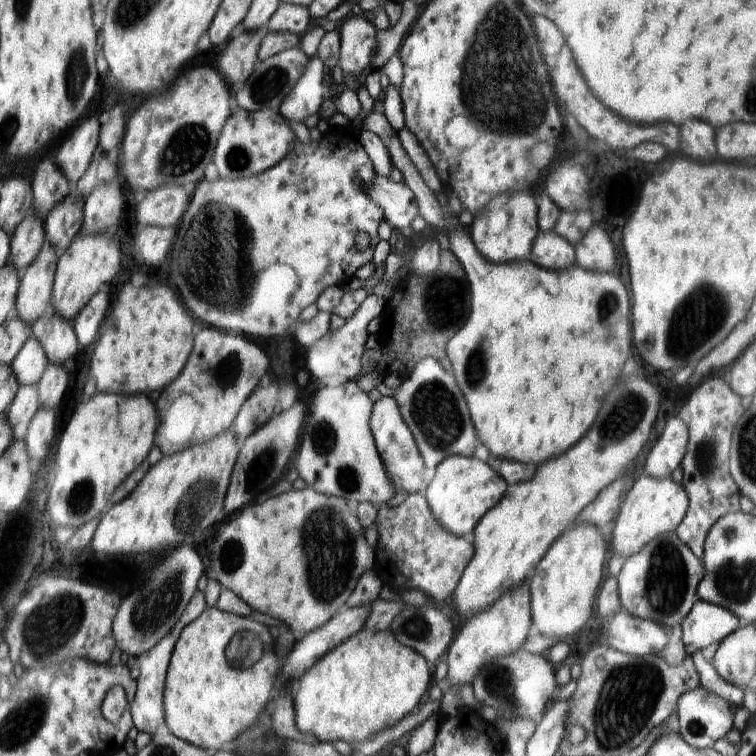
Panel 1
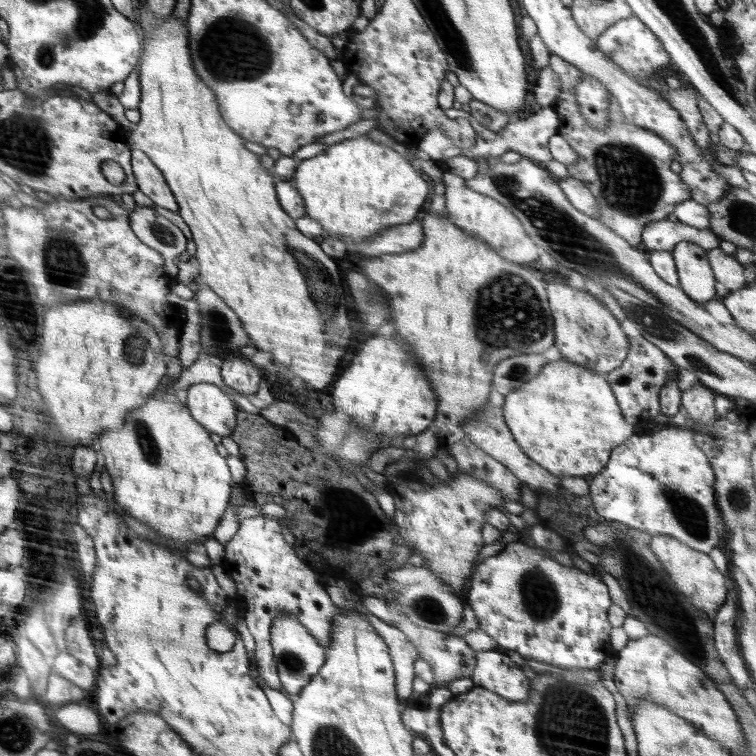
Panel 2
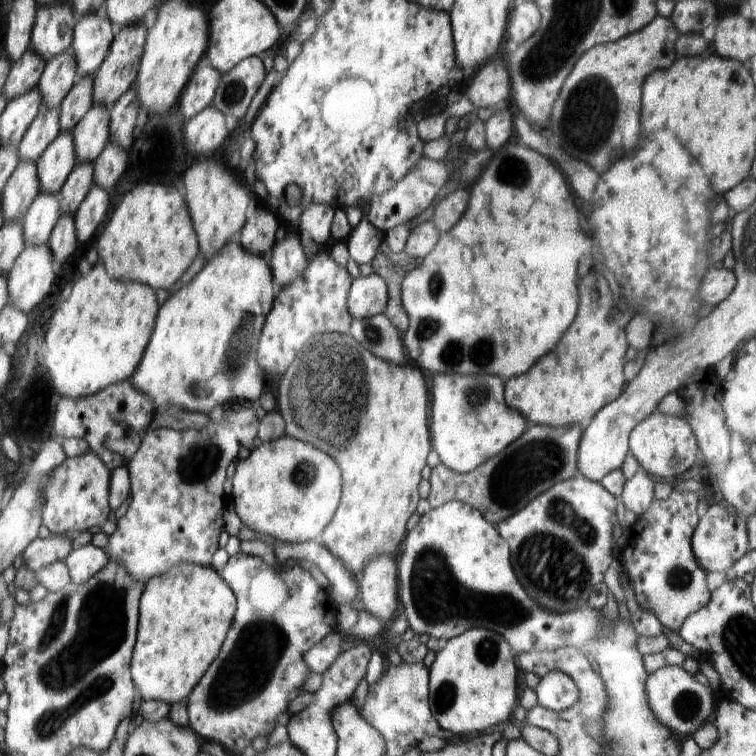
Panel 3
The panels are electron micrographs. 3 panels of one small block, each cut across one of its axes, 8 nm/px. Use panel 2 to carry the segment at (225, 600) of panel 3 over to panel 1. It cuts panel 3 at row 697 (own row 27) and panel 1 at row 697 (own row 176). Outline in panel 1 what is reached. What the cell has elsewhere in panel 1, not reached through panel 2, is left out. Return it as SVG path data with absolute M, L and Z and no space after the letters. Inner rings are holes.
M217 606L208 607L198 616L196 621L193 621L188 627L184 628L175 648L173 650L173 656L169 663L169 670L167 671L167 678L164 688L164 722L167 729L171 734L174 734L177 738L192 744L193 746L207 750L208 748L214 748L214 750L220 750L226 742L232 742L242 730L250 728L254 722L258 722L260 714L264 712L266 704L270 702L270 692L273 692L274 678L277 678L278 673L278 658L276 658L276 652L274 652L274 640L268 632L267 626L262 626L258 622L254 622L252 617L242 618L242 616L230 614L228 612L222 612Z

